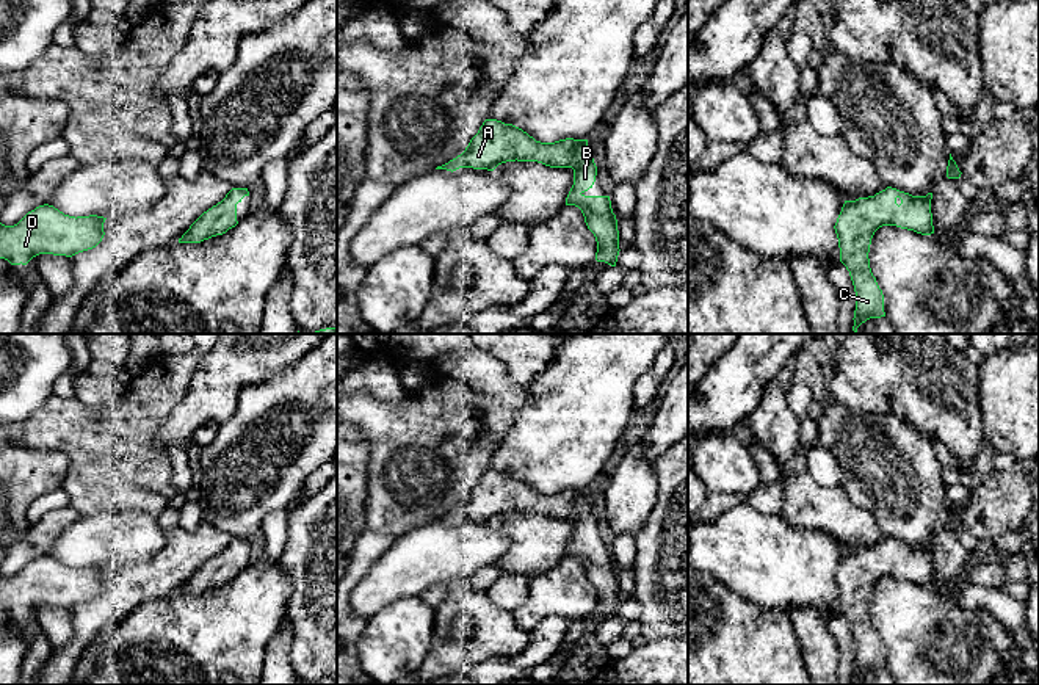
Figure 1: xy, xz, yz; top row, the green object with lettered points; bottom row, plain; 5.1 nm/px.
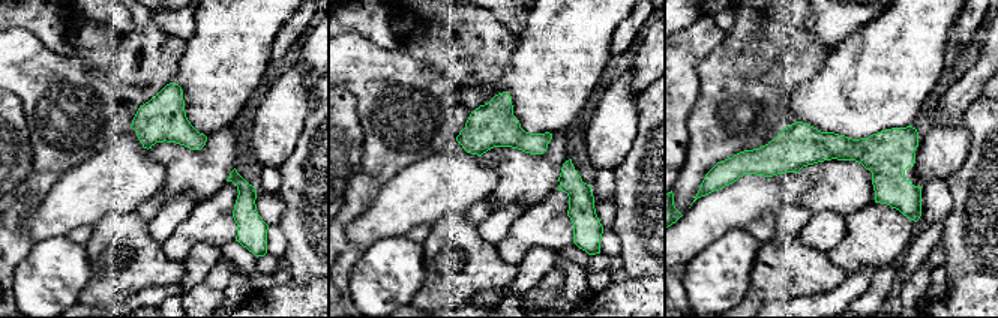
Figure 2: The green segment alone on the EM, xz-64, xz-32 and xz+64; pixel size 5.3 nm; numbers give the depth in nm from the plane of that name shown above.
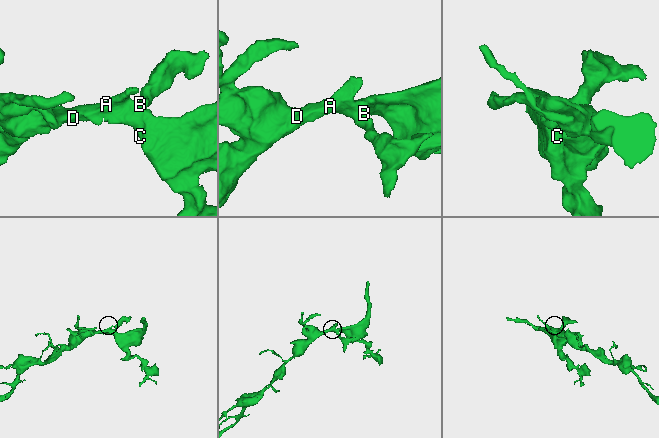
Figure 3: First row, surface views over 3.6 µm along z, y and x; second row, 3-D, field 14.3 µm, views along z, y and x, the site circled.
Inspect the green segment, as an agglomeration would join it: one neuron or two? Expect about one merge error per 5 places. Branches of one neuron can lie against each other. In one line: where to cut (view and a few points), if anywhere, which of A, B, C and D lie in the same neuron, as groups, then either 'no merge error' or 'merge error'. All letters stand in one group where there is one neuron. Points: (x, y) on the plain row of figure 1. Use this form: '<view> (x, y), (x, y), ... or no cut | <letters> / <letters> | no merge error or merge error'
no cut | A B C D | no merge error

